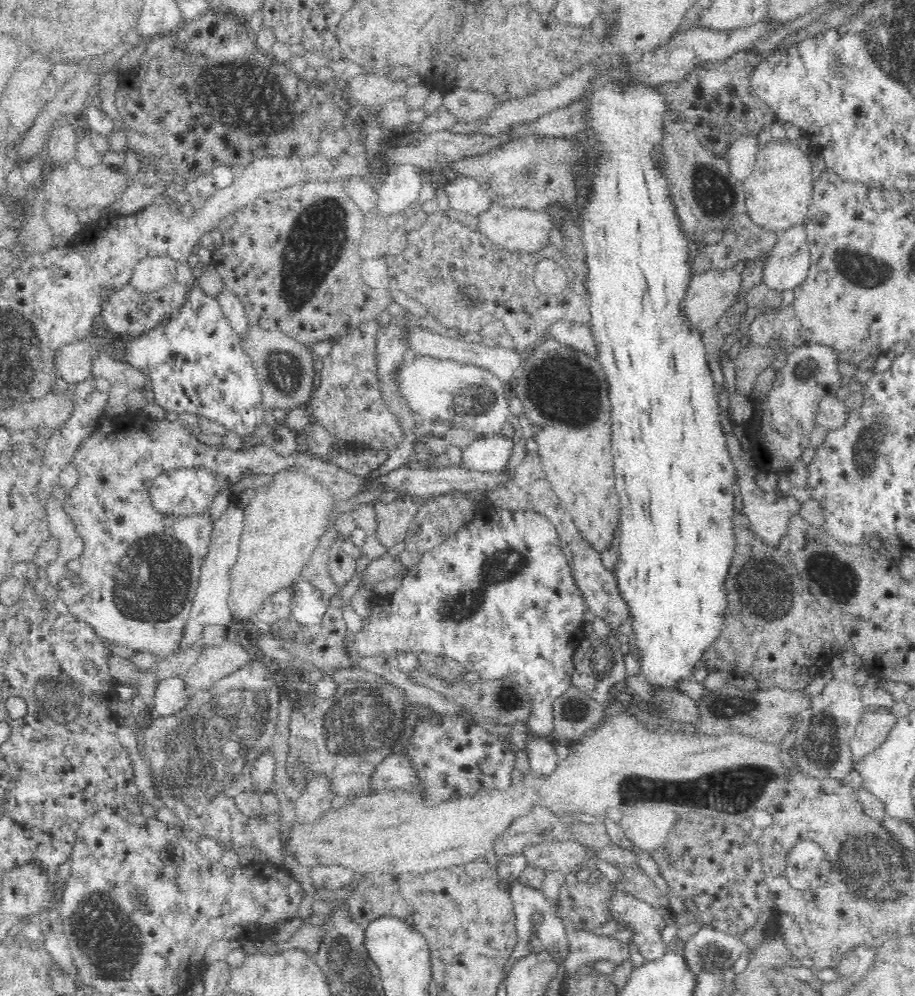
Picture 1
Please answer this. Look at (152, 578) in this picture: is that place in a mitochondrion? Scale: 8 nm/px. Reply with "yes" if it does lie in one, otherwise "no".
yes

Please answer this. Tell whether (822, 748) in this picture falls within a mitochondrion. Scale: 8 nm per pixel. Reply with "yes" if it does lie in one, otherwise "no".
yes

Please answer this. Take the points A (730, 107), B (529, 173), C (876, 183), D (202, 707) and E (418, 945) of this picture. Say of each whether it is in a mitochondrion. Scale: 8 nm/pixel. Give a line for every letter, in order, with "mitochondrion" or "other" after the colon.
A: other
B: mitochondrion
C: other
D: mitochondrion
E: other

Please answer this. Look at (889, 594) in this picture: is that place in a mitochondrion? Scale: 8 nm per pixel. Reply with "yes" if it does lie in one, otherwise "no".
no

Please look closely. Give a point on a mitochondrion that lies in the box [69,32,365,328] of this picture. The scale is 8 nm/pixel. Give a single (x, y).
(242, 100)

